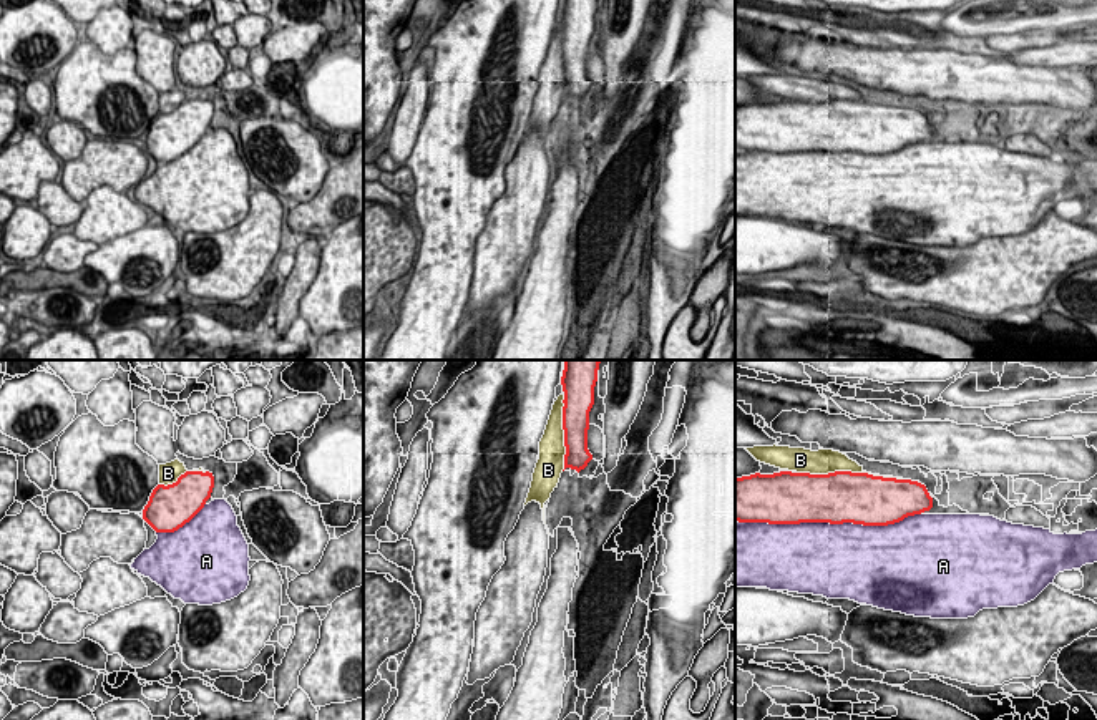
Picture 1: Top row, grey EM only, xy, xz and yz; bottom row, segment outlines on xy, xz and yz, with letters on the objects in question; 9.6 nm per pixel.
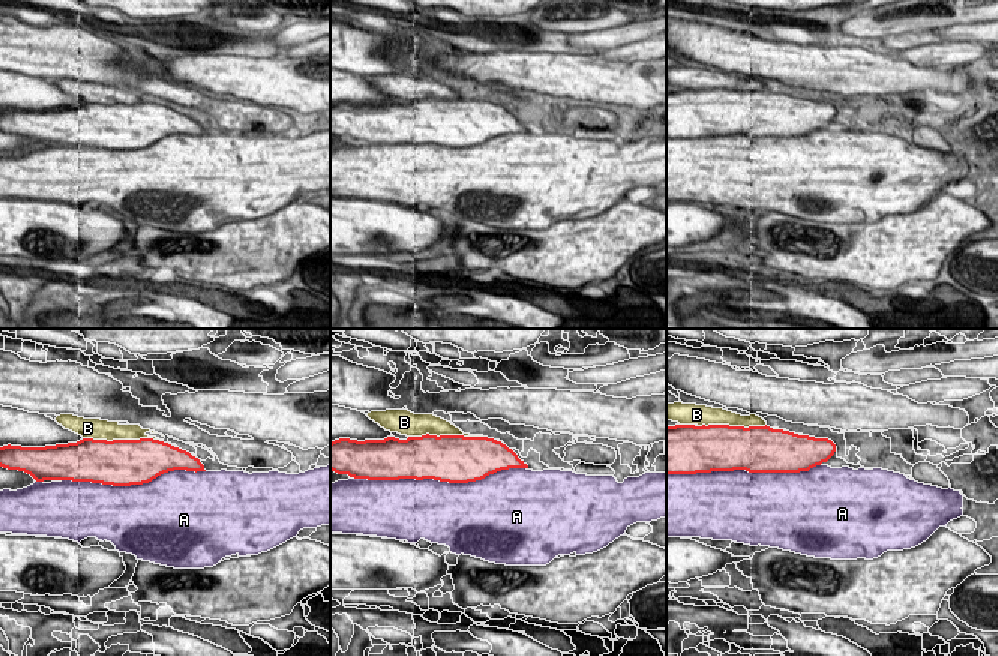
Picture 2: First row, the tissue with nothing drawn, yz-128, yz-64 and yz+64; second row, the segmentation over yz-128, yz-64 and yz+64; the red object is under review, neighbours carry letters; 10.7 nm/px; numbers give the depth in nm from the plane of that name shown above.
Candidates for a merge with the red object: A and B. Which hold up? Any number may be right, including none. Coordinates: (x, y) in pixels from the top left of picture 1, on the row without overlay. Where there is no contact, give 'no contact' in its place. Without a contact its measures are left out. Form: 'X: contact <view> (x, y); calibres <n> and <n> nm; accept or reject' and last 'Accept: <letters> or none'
A: contact yz (828, 150); calibres 500 and 480 nm; reject
B: contact yz (838, 100); calibres 500 and 240 nm; accept
Accept: B

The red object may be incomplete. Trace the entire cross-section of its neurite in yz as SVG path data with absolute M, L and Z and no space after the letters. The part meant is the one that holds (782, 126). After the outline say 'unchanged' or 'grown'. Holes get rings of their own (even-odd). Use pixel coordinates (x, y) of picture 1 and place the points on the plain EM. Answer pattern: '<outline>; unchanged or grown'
M790 75L745 76L757 90L780 96L773 103L735 106L735 149L768 153L863 153L888 154L933 136L924 113L911 108L871 103L846 83L833 78Z; grown

